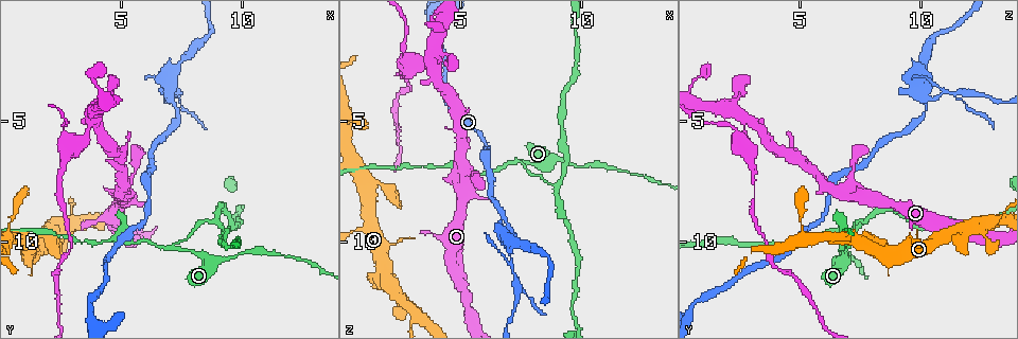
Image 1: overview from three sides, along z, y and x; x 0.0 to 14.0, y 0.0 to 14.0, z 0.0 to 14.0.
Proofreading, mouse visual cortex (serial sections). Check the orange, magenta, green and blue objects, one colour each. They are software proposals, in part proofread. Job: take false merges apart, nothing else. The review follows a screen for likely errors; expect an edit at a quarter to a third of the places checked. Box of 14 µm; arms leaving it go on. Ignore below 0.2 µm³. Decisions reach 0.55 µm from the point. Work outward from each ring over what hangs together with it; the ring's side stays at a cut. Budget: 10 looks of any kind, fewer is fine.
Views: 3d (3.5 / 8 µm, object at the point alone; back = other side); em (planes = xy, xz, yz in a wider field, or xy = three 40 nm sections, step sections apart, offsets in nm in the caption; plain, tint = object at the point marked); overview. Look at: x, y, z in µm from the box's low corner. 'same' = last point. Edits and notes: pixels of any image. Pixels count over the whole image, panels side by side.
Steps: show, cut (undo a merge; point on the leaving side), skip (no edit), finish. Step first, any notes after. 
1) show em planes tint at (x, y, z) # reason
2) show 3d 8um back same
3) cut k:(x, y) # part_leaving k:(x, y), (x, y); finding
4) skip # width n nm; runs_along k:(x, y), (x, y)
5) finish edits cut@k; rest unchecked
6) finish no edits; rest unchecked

show 3d 3.5um at (9.0, 10.8, 6.6)

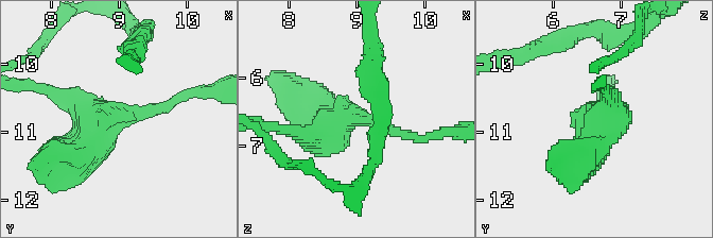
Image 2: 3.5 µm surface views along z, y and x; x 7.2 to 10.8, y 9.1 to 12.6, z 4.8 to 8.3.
show em planes tint at (9.05, 10.75, 6.55)

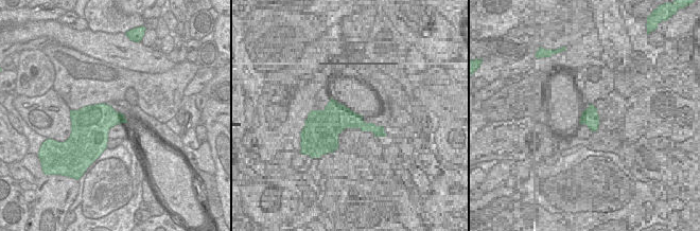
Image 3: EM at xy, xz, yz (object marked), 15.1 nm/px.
show em xy step 2 tint same # cut it another way

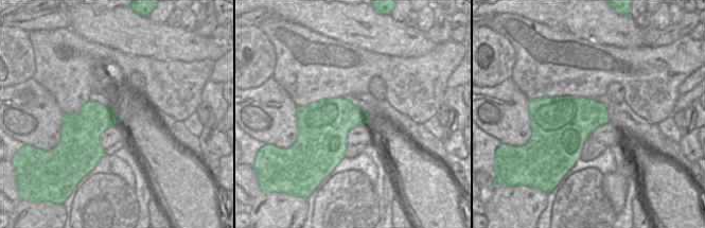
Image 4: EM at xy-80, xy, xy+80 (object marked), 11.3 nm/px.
skip # arms 3; arm_widths 150, 450, 500 nm; runs_along 2:(76, 159), (92, 126), (184, 94); continuous, no second cell

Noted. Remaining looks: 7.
show em xy step 5 tint at (7.3, 10.3, 6.7) # sudden change in width

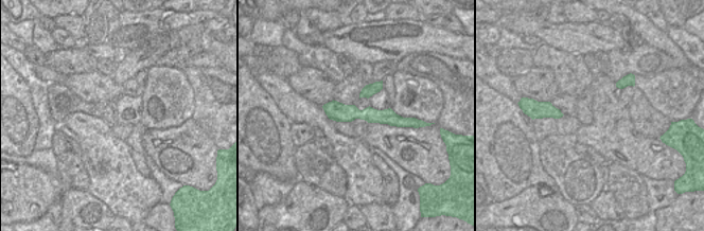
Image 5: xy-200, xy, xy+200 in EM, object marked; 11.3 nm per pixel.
show 3d 3.5um same # see where the arms go

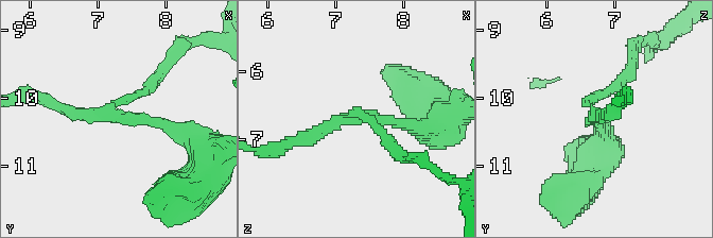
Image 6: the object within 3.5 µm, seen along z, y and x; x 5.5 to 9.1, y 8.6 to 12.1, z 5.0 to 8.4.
cut 6:(382, 133) # two cells meet here

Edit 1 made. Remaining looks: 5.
show 3d 8um at (2.8, 5.9, 2.5)

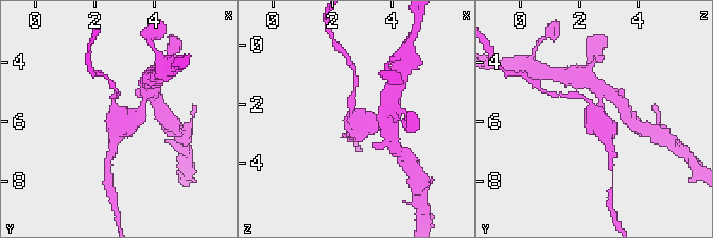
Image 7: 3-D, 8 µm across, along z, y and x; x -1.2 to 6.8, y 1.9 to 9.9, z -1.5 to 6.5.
show em xy step 1 tint at (2.9, 5.8, 2.6) # now the EM

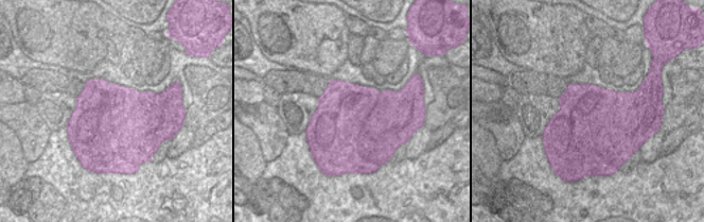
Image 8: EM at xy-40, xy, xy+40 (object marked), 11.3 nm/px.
cut 7:(608, 133) # part_leaving 7:(601, 125), (608, 136), (611, 164); a second cell is stuck on

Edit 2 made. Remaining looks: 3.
show overview # redraw

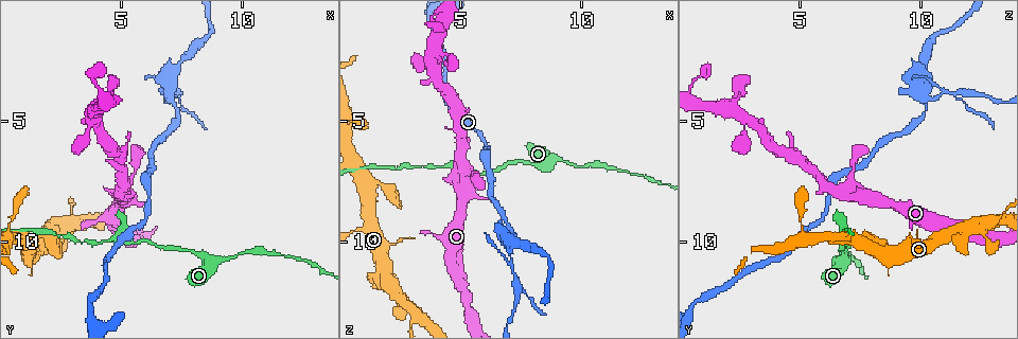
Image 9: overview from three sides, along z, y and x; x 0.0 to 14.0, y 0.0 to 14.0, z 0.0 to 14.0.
show 3d 3.5um at (4.4, 10.0, 6.9) # calibre changes

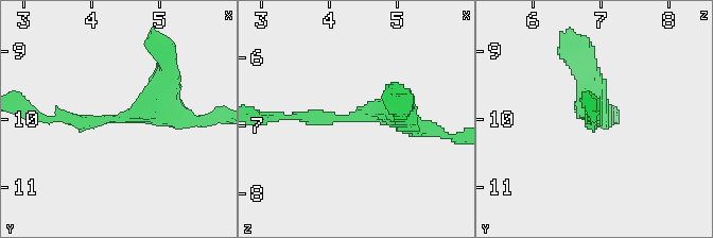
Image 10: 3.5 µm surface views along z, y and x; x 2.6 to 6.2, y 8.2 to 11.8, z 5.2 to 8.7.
show em xy step 5 tint at (4.50, 10.00, 6.80) # need the tissue

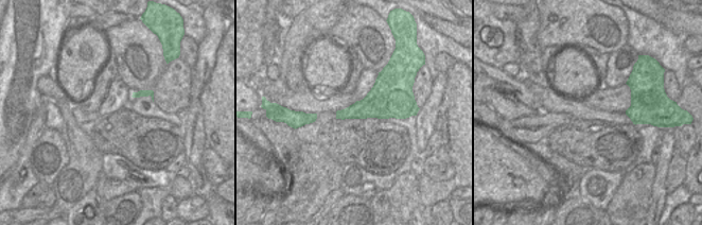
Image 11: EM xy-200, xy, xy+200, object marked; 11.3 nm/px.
skip # runs_along 10:(424, 130), (385, 111), (349, 119), (291, 116); one cell here

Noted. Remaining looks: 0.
finish edits cut@6, cut@7; rest unchecked

